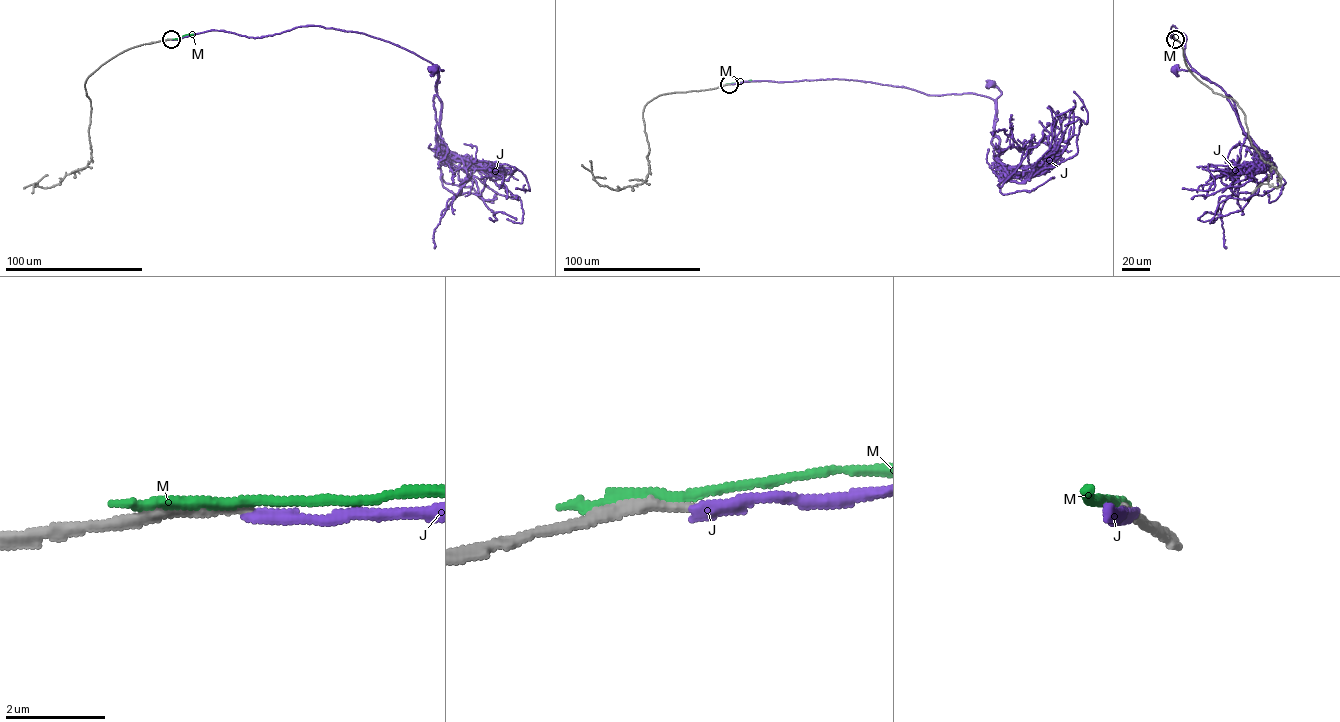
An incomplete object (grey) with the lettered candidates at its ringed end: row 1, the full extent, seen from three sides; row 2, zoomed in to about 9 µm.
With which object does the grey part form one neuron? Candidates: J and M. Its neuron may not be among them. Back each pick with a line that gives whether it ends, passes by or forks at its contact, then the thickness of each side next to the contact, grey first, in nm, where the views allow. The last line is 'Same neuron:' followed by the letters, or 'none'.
Same neuron: none

